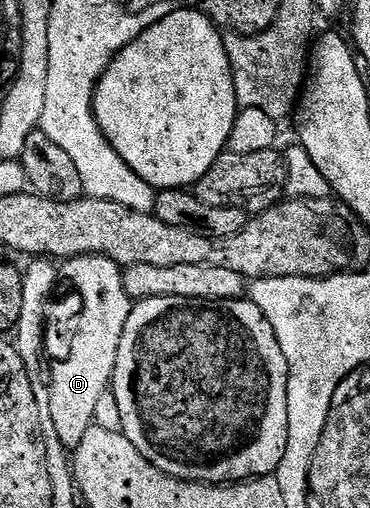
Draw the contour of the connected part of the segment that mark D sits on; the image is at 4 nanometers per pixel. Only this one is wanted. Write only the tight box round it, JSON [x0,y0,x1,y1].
[48,255,133,451]

